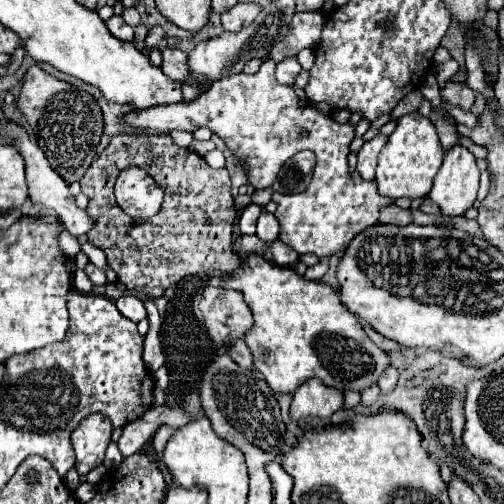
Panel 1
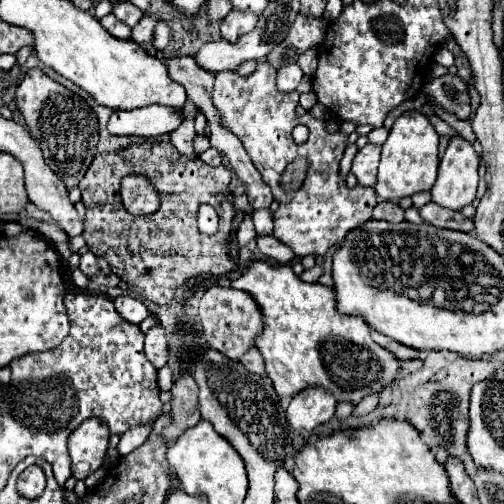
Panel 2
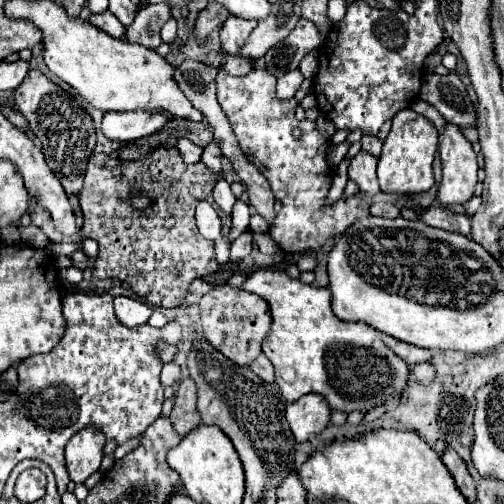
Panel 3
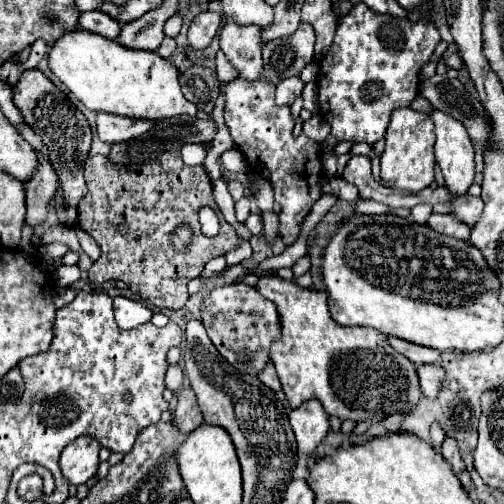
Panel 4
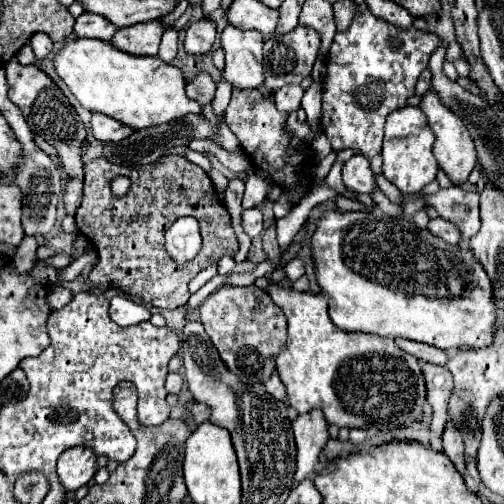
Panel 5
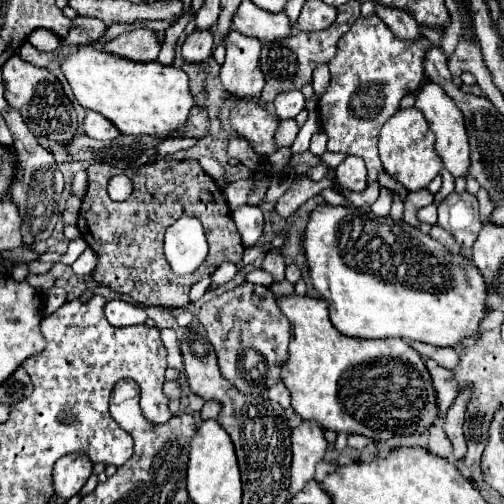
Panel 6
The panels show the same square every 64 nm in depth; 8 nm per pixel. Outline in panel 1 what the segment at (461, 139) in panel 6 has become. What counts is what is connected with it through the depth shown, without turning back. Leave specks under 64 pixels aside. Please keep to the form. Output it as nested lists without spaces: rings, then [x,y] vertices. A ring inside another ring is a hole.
[[[456,144],[446,152],[428,196],[438,202],[444,214],[464,214],[476,200],[478,176],[480,172],[474,154],[468,152],[468,148]]]

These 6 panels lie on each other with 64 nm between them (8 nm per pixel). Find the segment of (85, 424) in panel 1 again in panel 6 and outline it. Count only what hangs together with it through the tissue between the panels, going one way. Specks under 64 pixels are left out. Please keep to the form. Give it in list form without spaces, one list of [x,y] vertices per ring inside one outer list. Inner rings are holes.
[[[68,454],[60,458],[52,472],[54,498],[62,498],[66,502],[72,496],[76,496],[90,478],[90,474],[92,474],[92,462],[88,462],[84,454]]]

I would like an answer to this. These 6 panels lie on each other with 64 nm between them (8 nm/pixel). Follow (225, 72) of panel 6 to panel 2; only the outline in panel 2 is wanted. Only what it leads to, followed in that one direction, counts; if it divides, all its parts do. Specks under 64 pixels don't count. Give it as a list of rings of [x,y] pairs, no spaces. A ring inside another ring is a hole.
[[[232,10],[224,20],[222,20],[222,38],[230,40],[230,44],[234,44],[240,36],[248,34],[258,22],[256,14],[244,14],[244,12],[236,12]]]

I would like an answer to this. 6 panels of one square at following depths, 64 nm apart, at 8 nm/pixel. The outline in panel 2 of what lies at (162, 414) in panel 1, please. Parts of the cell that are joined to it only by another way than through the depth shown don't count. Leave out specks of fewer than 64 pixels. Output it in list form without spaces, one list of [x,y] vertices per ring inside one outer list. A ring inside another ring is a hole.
[[[152,422],[146,424],[146,426],[142,426],[142,428],[134,428],[128,434],[124,434],[124,438],[118,444],[118,454],[124,456],[124,454],[130,454],[132,450],[136,450],[148,438],[150,428],[152,428]]]

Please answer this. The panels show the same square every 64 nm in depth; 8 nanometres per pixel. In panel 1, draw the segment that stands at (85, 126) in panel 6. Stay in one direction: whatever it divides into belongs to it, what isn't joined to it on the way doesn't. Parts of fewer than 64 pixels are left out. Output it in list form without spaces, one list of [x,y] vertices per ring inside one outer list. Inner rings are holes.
[[[264,60],[260,70],[252,76],[236,74],[236,76],[226,76],[224,80],[216,80],[216,84],[212,84],[212,88],[204,96],[196,98],[192,104],[180,102],[180,104],[172,104],[172,106],[152,106],[152,108],[144,108],[144,110],[134,110],[134,112],[120,116],[118,124],[128,126],[132,132],[160,132],[160,134],[168,134],[174,128],[194,132],[196,128],[206,126],[214,134],[218,134],[236,156],[240,156],[242,160],[248,162],[250,184],[254,188],[270,188],[276,182],[276,176],[278,176],[280,168],[284,166],[284,162],[288,158],[292,158],[294,154],[298,154],[300,150],[314,152],[316,166],[314,166],[314,172],[312,172],[312,182],[300,194],[286,194],[284,196],[284,194],[274,192],[272,200],[278,204],[274,216],[278,218],[280,240],[284,244],[294,248],[298,254],[310,252],[310,254],[316,254],[318,258],[328,258],[330,254],[344,250],[348,246],[348,242],[358,232],[366,230],[368,226],[378,224],[378,210],[386,204],[392,204],[392,200],[380,196],[376,184],[364,182],[358,176],[358,172],[350,174],[350,170],[348,170],[348,146],[354,138],[354,128],[350,124],[338,124],[332,118],[320,114],[314,108],[314,104],[300,106],[294,88],[278,84],[278,80],[274,78],[274,68],[276,68],[276,64],[272,64],[272,60]],[[300,130],[306,130],[308,136],[300,136]]]

